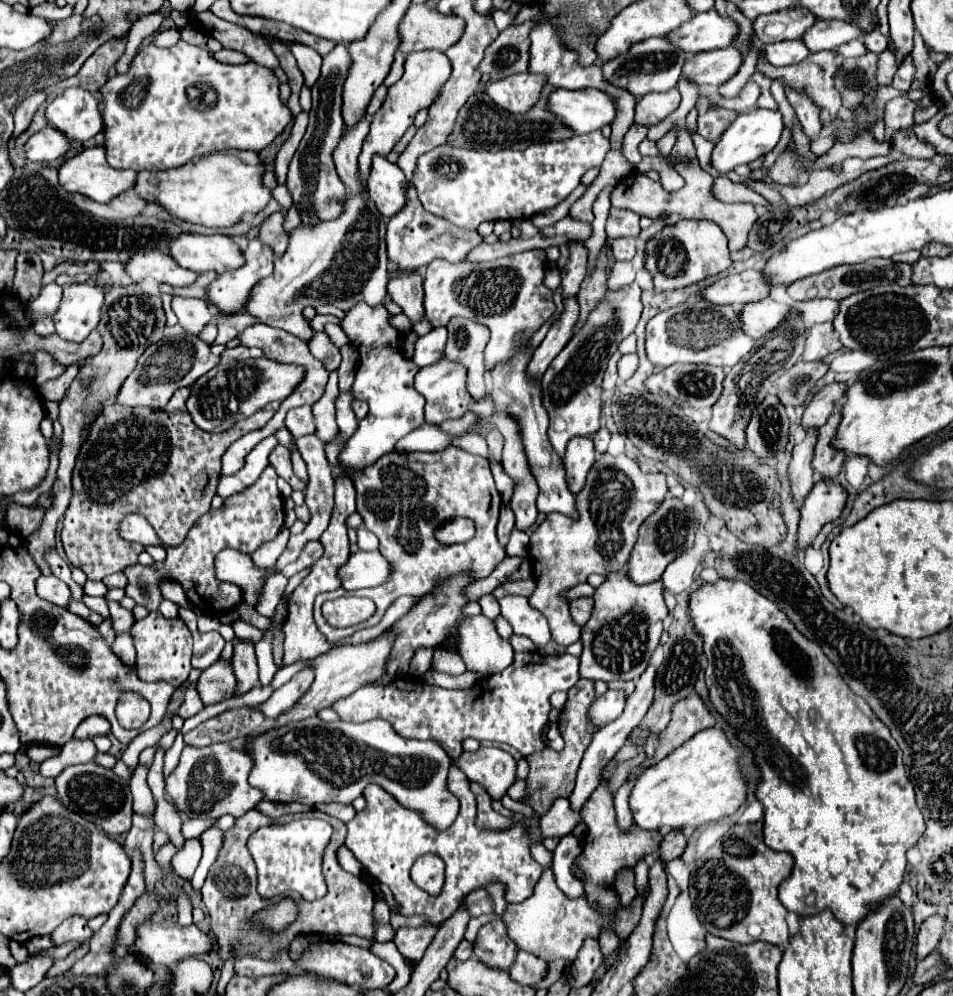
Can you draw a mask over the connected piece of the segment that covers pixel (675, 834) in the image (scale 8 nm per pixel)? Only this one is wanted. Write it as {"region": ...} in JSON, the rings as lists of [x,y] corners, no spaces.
{"region":[[[673,829],[669,831],[665,837],[663,837],[663,843],[661,843],[661,849],[659,849],[659,857],[667,863],[675,857],[681,857],[685,847],[687,847],[687,841],[689,837],[683,833],[683,829]]]}

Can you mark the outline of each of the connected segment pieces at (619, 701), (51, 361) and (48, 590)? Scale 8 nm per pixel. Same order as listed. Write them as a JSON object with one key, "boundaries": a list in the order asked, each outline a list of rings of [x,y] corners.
{"boundaries":[[[[607,691],[605,695],[597,697],[593,701],[593,705],[589,707],[589,723],[593,725],[593,729],[601,729],[607,723],[615,721],[625,707],[625,695],[623,691]]],[[[37,351],[35,359],[33,359],[33,365],[35,365],[35,381],[37,381],[37,385],[41,385],[41,383],[45,383],[49,379],[59,377],[63,373],[63,369],[65,369],[47,351]]],[[[41,575],[37,579],[37,595],[41,599],[51,601],[53,605],[59,605],[59,607],[65,607],[65,609],[67,609],[69,601],[71,601],[69,587],[61,579],[57,579],[55,575],[49,575],[49,577]]]]}

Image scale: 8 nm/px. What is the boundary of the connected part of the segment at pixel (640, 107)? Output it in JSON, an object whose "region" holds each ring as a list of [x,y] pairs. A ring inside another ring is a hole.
{"region":[[[677,89],[667,93],[647,93],[635,107],[635,121],[641,121],[645,127],[657,125],[679,107],[679,101],[681,95]]]}

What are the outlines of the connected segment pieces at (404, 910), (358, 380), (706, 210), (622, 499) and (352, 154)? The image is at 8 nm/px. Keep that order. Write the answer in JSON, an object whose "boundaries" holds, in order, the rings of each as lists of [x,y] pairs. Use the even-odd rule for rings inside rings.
{"boundaries":[[[[461,769],[459,775],[449,775],[447,787],[459,799],[461,809],[455,823],[443,833],[435,833],[429,825],[423,823],[423,819],[417,813],[401,807],[379,785],[365,787],[363,791],[363,797],[367,801],[365,809],[359,811],[347,823],[347,849],[351,849],[351,853],[357,857],[357,861],[373,879],[389,885],[397,901],[399,913],[405,917],[413,915],[427,917],[425,925],[401,927],[395,933],[393,943],[411,963],[419,963],[419,959],[423,957],[425,949],[429,947],[431,939],[439,929],[437,925],[441,925],[455,911],[461,897],[471,893],[475,887],[487,885],[489,881],[497,879],[501,883],[507,883],[507,901],[517,903],[525,901],[533,893],[543,873],[543,867],[529,853],[529,837],[523,833],[519,823],[515,823],[513,829],[507,831],[481,831],[475,827],[475,797],[469,789],[469,779],[461,773]],[[425,853],[439,855],[447,865],[445,887],[435,897],[419,889],[409,877],[411,865],[415,863],[417,857]]],[[[357,303],[347,311],[341,319],[341,329],[351,339],[361,355],[361,365],[355,375],[353,395],[355,399],[369,403],[369,413],[363,421],[359,421],[359,429],[351,437],[351,443],[341,451],[341,465],[343,471],[347,469],[363,469],[381,455],[395,449],[395,443],[411,433],[415,427],[423,425],[423,405],[425,399],[419,397],[413,389],[413,377],[419,367],[405,359],[401,353],[401,333],[389,323],[393,315],[383,307],[371,307],[367,303]]],[[[677,122],[672,129],[677,129],[678,135],[675,147],[671,150],[671,155],[679,158],[675,159],[677,163],[675,163],[674,168],[685,179],[685,187],[681,187],[675,193],[667,193],[659,183],[651,181],[645,173],[635,169],[631,175],[621,179],[617,183],[617,187],[613,189],[613,193],[611,193],[613,207],[629,209],[629,211],[633,211],[641,217],[645,215],[645,217],[651,217],[651,219],[657,219],[657,217],[665,215],[667,225],[677,223],[681,219],[709,219],[709,221],[717,223],[723,229],[723,233],[729,237],[729,249],[731,251],[741,249],[747,243],[749,229],[753,227],[758,219],[754,206],[747,203],[723,203],[723,201],[719,201],[713,195],[713,177],[699,167],[699,159],[695,155],[693,139],[691,139],[688,131],[685,131],[684,123]]],[[[597,455],[597,461],[587,475],[587,483],[575,501],[579,519],[549,513],[547,519],[535,529],[531,535],[529,555],[537,589],[529,597],[529,603],[547,617],[553,641],[559,645],[571,645],[581,637],[581,627],[571,619],[569,601],[561,593],[585,583],[591,573],[609,575],[621,571],[637,541],[641,523],[659,507],[665,495],[667,483],[663,473],[645,475],[627,455]],[[627,505],[633,505],[633,511]]],[[[363,119],[363,123],[357,123],[351,129],[351,135],[341,137],[341,145],[335,149],[335,167],[339,177],[343,179],[347,193],[349,195],[361,195],[363,193],[363,183],[359,179],[359,169],[357,169],[357,157],[361,151],[361,143],[369,131],[369,121]]]]}

